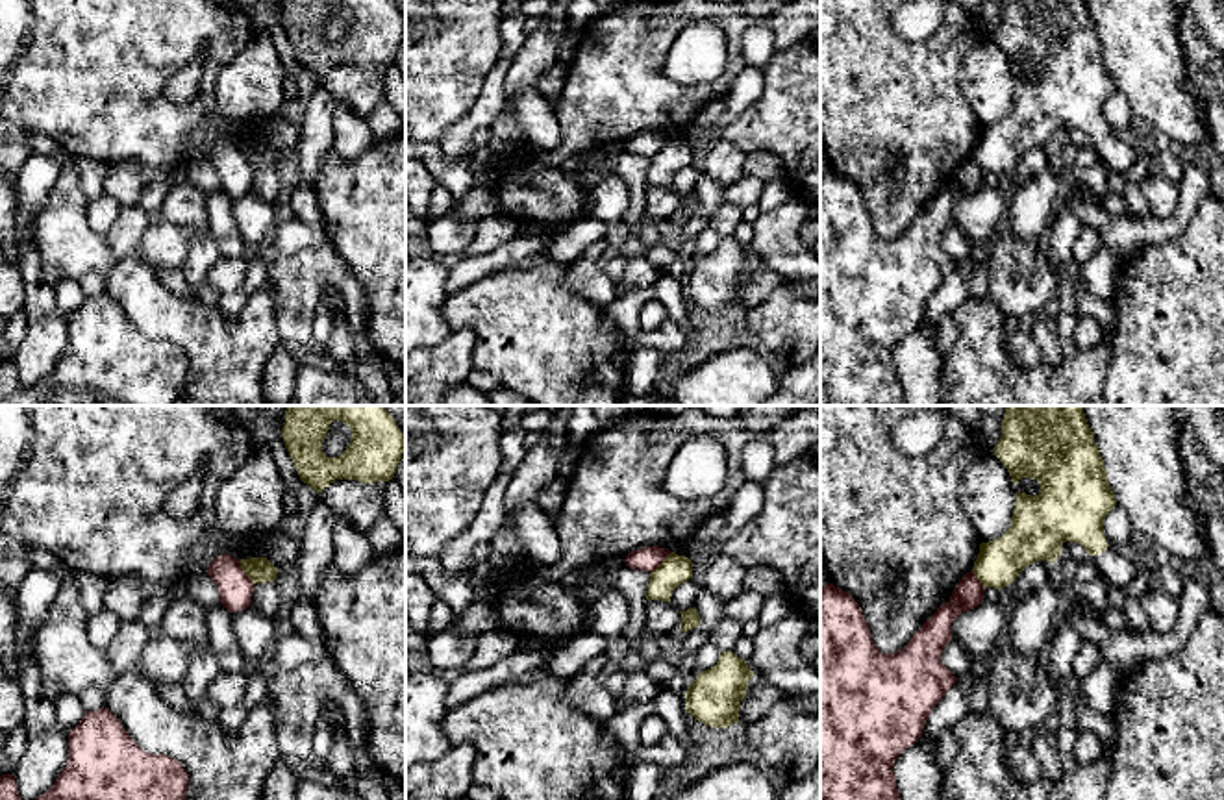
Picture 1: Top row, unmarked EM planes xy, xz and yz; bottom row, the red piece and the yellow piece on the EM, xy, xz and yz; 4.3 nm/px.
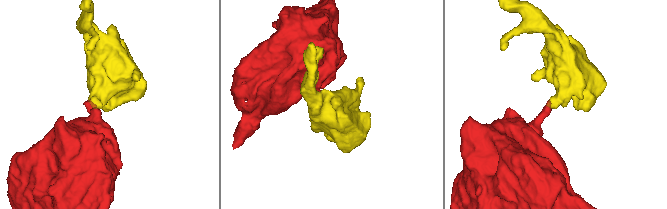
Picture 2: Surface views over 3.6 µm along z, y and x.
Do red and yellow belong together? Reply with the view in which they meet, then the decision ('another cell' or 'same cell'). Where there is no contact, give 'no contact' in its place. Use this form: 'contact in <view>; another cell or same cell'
contact in xy; another cell

